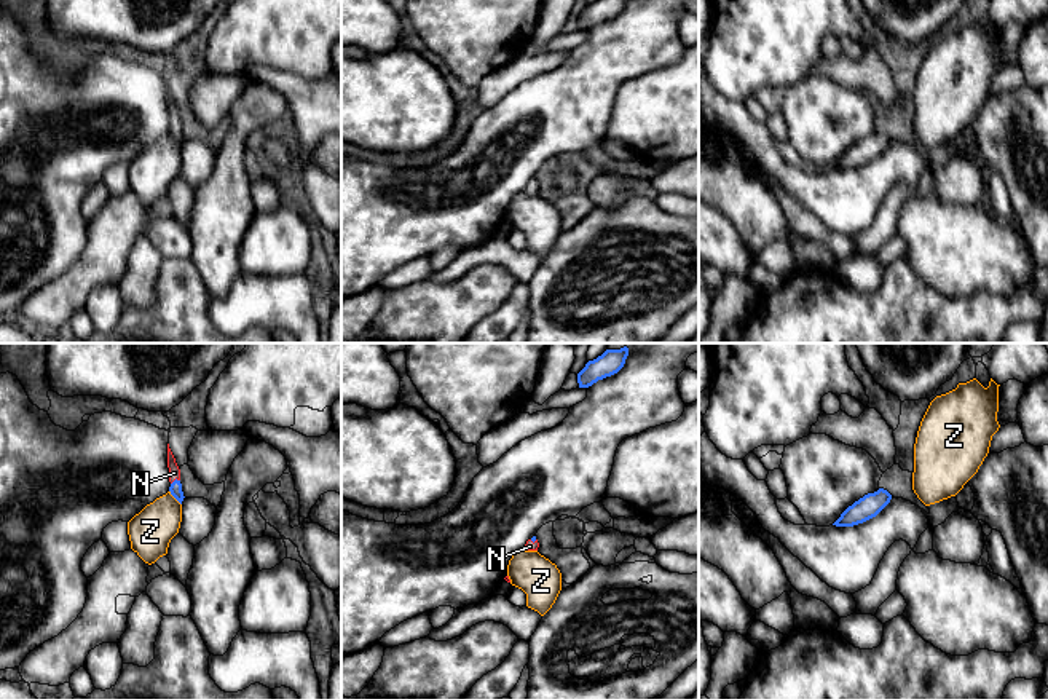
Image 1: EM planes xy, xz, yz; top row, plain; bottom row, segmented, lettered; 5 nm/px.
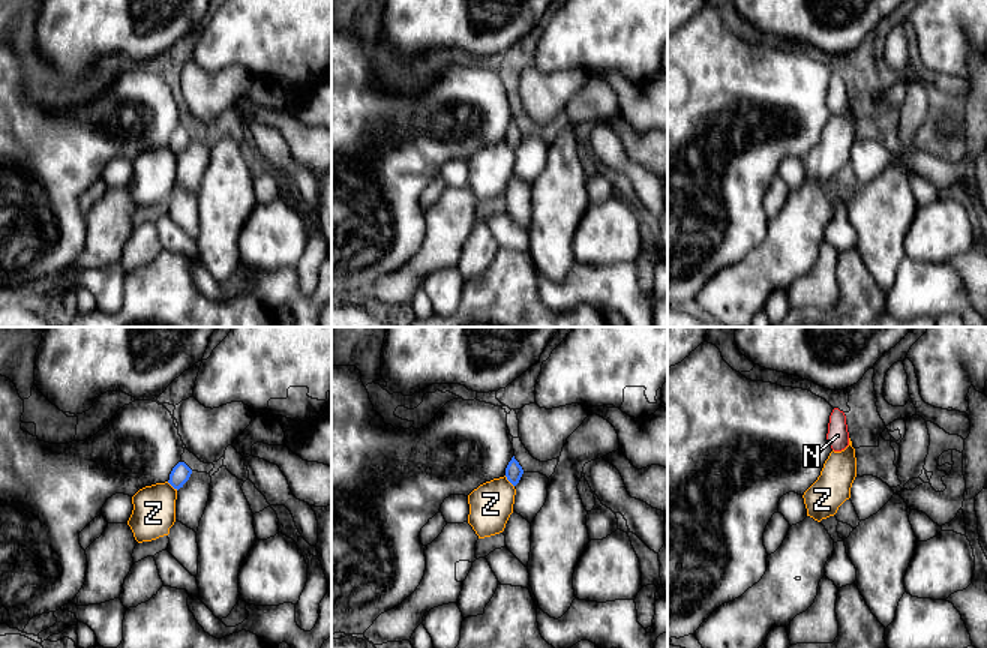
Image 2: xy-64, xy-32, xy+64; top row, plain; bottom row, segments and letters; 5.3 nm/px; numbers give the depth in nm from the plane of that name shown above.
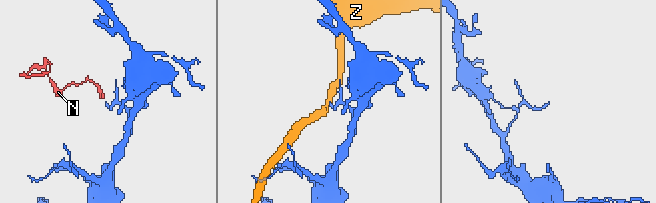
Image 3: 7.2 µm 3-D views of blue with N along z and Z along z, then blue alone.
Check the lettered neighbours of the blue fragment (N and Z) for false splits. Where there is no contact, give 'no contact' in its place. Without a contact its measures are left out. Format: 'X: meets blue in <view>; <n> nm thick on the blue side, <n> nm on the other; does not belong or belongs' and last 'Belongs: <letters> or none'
N: meets blue in xy; 60 nm thick on the blue side, 60 nm on the other; belongs
Z: meets blue in xy; 60 nm thick on the blue side, 220 nm on the other; does not belong
Belongs: N

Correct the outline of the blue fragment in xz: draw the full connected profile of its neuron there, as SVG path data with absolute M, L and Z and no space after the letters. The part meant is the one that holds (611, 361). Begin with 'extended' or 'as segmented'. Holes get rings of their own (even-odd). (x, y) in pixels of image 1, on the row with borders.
as segmented; M628 348L606 350L601 356L589 361L585 367L577 373L579 388L589 388L598 380L617 373L628 356Z

